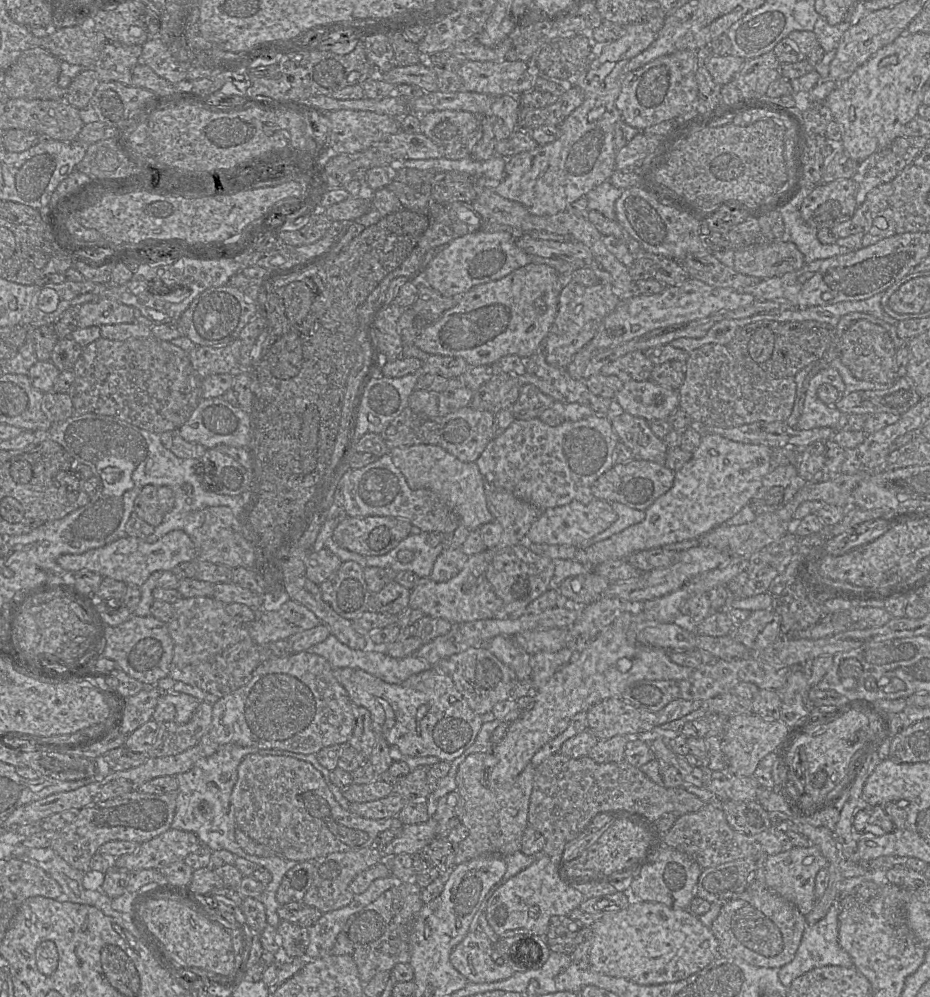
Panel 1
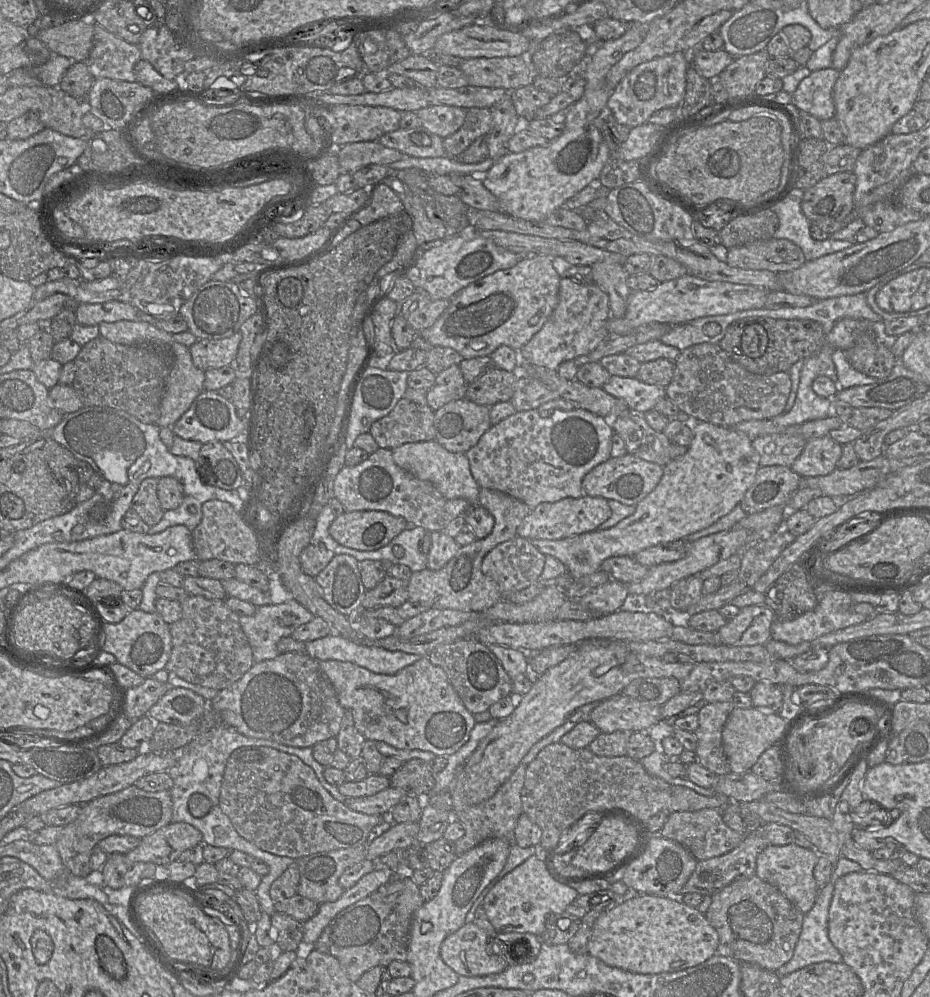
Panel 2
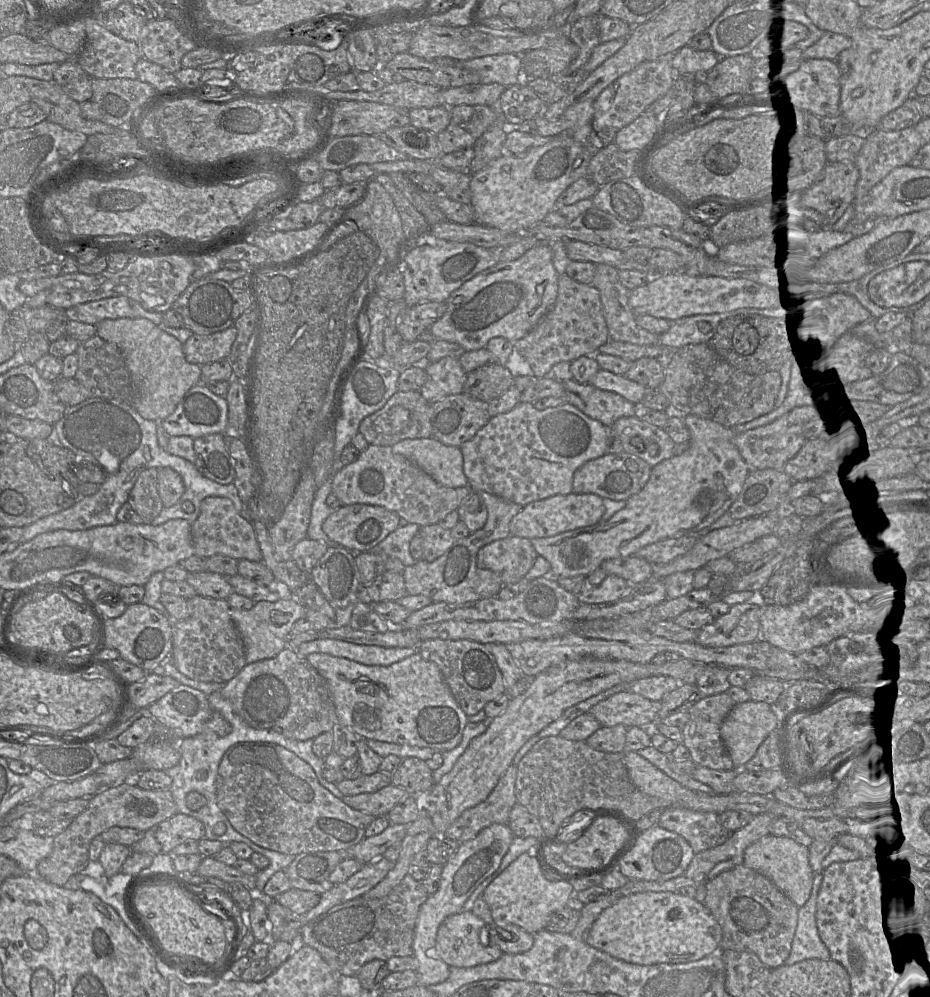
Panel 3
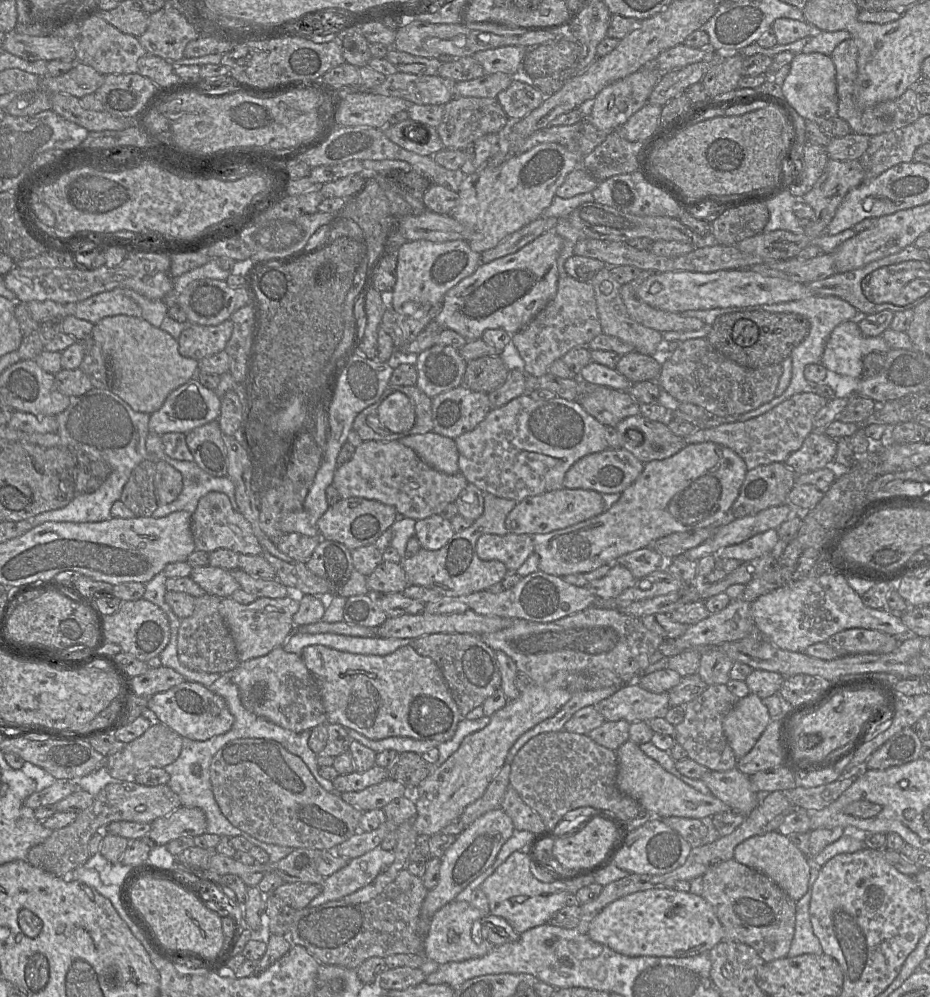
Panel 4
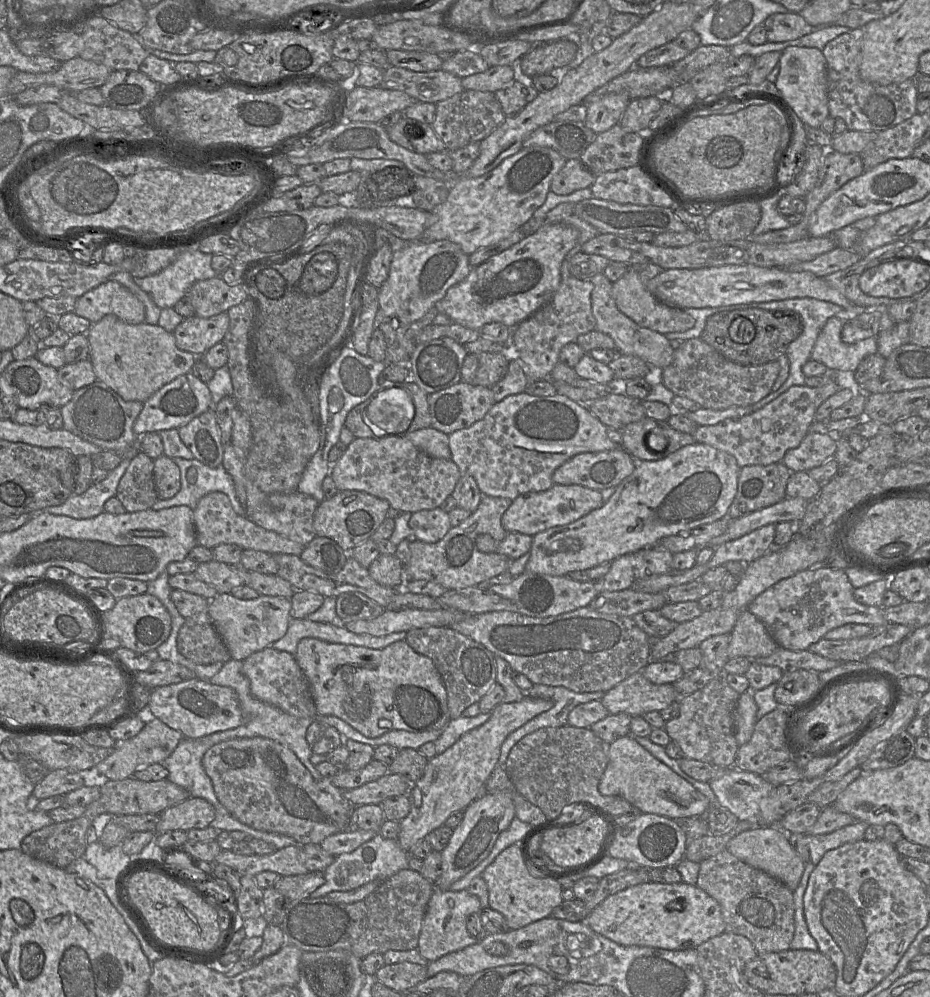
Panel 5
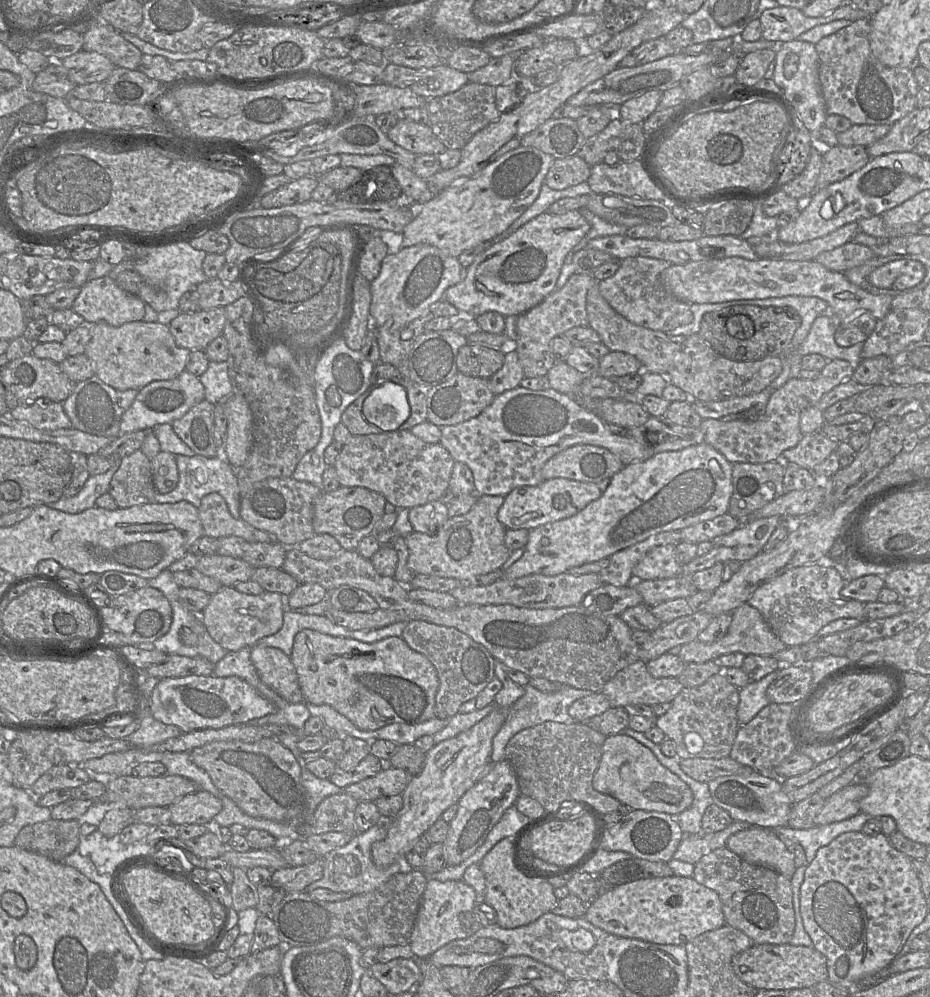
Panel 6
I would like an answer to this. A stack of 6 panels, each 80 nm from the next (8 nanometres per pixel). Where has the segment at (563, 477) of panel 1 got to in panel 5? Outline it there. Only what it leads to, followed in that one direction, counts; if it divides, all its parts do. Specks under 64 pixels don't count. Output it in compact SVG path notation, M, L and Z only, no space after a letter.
M527 392L509 395L495 402L485 416L468 428L449 434L451 459L461 475L472 476L483 494L514 500L528 492L548 490L554 484L554 471L579 453L601 452L620 448L607 435L607 427L589 409L564 395L534 396Z

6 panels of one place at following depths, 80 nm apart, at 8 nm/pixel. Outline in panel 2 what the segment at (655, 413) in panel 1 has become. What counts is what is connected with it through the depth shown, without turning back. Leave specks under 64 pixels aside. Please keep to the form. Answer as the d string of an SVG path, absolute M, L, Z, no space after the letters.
M611 375L602 389L625 401L630 411L640 414L654 410L658 400L666 397L665 387L617 375Z

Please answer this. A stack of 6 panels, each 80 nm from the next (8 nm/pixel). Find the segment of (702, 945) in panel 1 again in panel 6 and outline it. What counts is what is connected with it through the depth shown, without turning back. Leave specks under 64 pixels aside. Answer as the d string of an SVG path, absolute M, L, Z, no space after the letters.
M677 875L638 879L614 886L589 903L585 918L592 925L619 937L671 945L685 945L702 933L726 924L718 894L699 884L693 877Z

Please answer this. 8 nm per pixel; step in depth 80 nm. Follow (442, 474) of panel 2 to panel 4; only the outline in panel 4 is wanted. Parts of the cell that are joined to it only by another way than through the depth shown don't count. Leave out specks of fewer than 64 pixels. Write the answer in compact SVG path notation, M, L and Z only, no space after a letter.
M431 431L406 436L398 441L411 448L426 464L434 469L448 475L460 472L459 453L454 439Z

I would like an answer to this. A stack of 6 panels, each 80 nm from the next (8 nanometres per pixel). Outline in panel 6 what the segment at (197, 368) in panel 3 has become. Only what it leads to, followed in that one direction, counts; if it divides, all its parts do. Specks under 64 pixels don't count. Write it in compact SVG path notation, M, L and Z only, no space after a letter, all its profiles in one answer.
M143 320L121 326L105 322L87 325L91 327L91 339L85 354L91 360L96 376L114 389L139 391L153 381L172 380L186 368L191 350L176 345L167 325Z

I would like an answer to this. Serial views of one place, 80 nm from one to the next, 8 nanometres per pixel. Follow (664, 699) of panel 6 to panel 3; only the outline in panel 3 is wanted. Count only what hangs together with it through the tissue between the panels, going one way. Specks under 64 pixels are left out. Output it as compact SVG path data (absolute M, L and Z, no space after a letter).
M618 692L593 706L591 713L601 726L622 724L626 727L639 726L647 729L659 721L661 701L652 701L630 692Z

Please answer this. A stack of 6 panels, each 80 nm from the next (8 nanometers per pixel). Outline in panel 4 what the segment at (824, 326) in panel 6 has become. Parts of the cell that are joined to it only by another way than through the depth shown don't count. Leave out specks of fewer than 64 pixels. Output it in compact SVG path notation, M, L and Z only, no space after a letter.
M845 321L831 332L820 363L828 371L861 379L863 358L870 353L885 355L889 349L882 336L865 336L856 321Z

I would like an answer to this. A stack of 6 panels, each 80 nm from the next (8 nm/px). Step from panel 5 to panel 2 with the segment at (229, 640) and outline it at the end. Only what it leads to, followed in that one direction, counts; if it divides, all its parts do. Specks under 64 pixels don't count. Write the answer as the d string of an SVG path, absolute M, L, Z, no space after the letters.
M293 598L279 604L256 607L255 614L252 616L240 616L239 623L251 646L254 663L276 658L279 655L278 641L291 636L299 626L308 623L313 617L310 611Z

